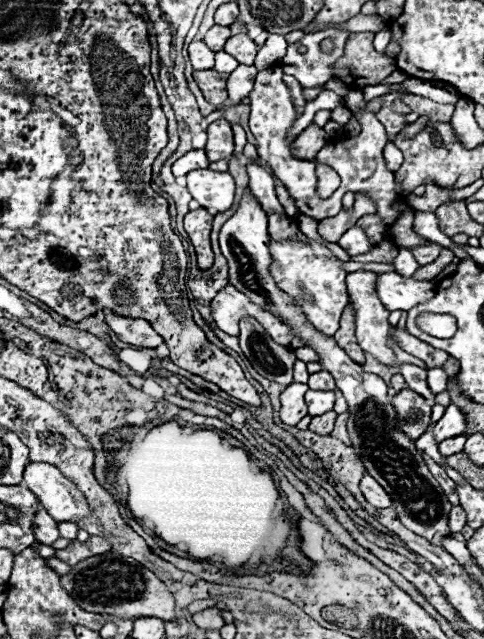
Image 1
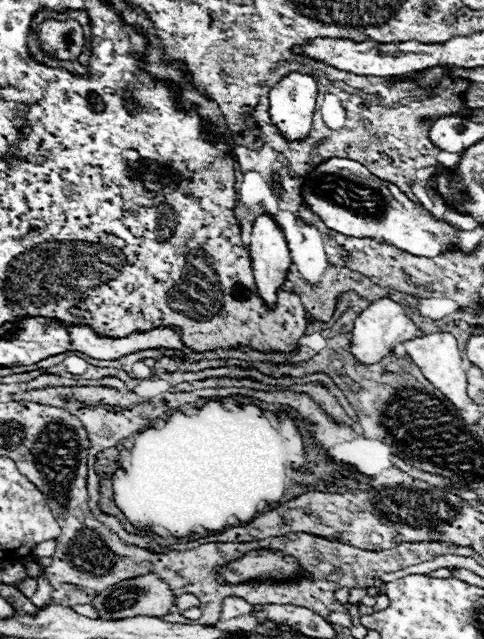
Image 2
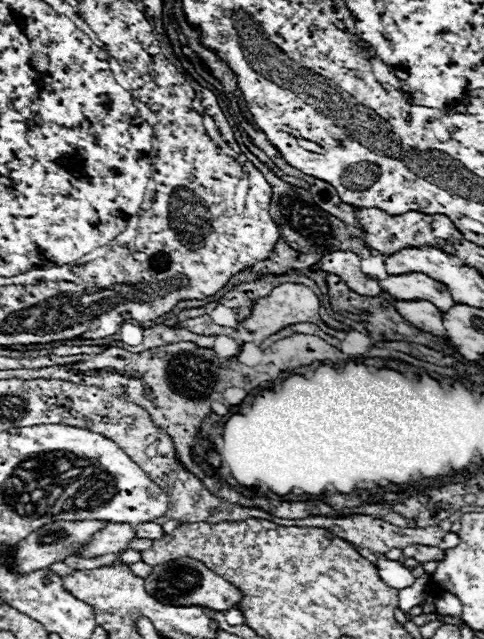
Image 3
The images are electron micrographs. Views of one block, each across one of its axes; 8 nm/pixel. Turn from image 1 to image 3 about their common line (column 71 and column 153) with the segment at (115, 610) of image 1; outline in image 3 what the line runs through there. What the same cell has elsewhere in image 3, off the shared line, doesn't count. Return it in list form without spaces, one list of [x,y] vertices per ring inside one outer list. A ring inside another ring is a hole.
[[[176,558],[166,564],[154,566],[154,572],[146,578],[144,586],[160,602],[174,606],[204,606],[222,612],[238,606],[242,600],[242,592],[236,590],[236,586],[232,586],[230,582],[226,582],[224,578],[220,578],[218,574],[214,574],[210,568],[206,568],[202,562],[194,558]]]

